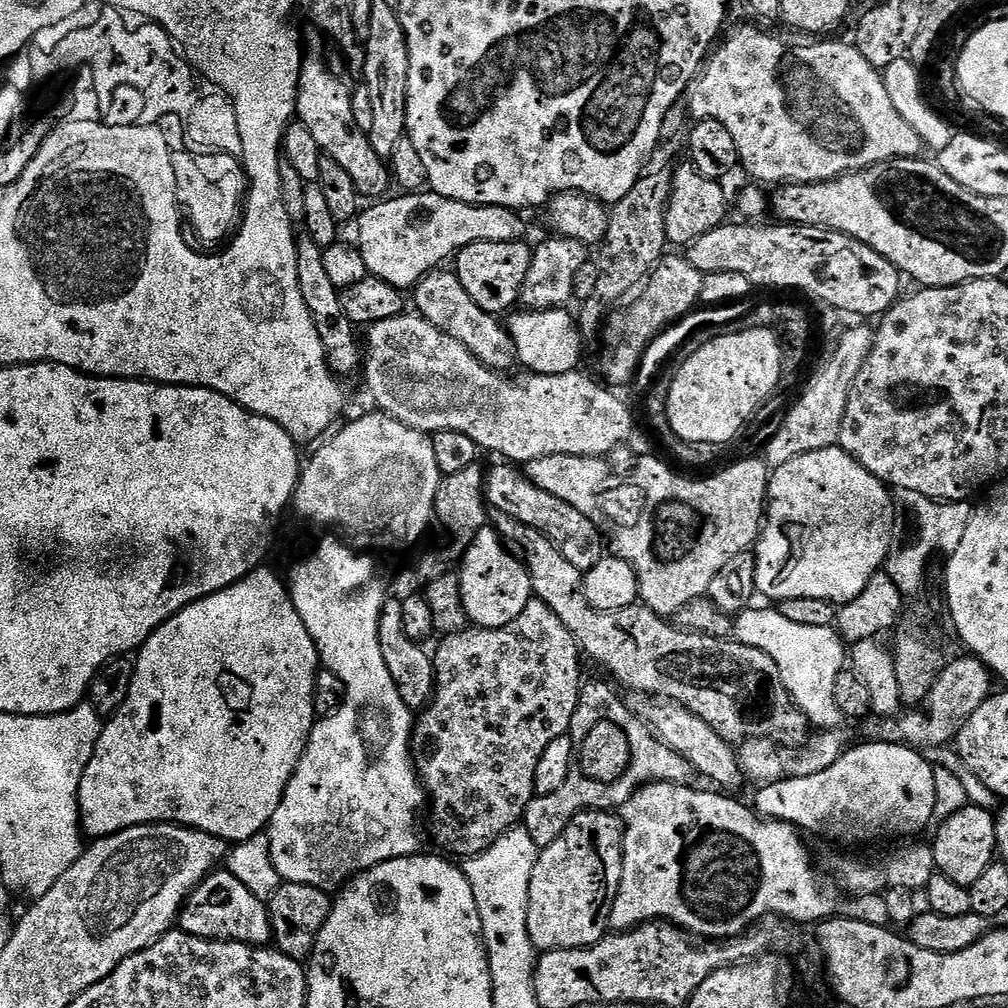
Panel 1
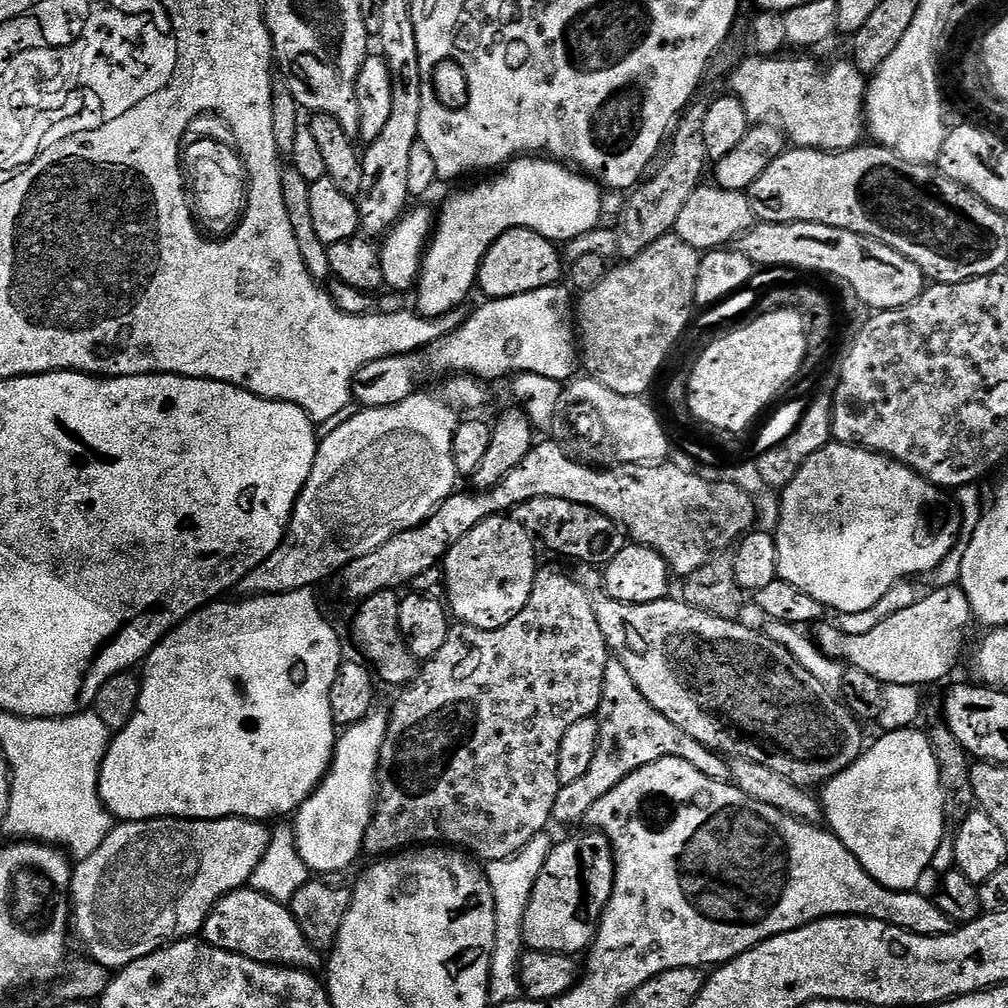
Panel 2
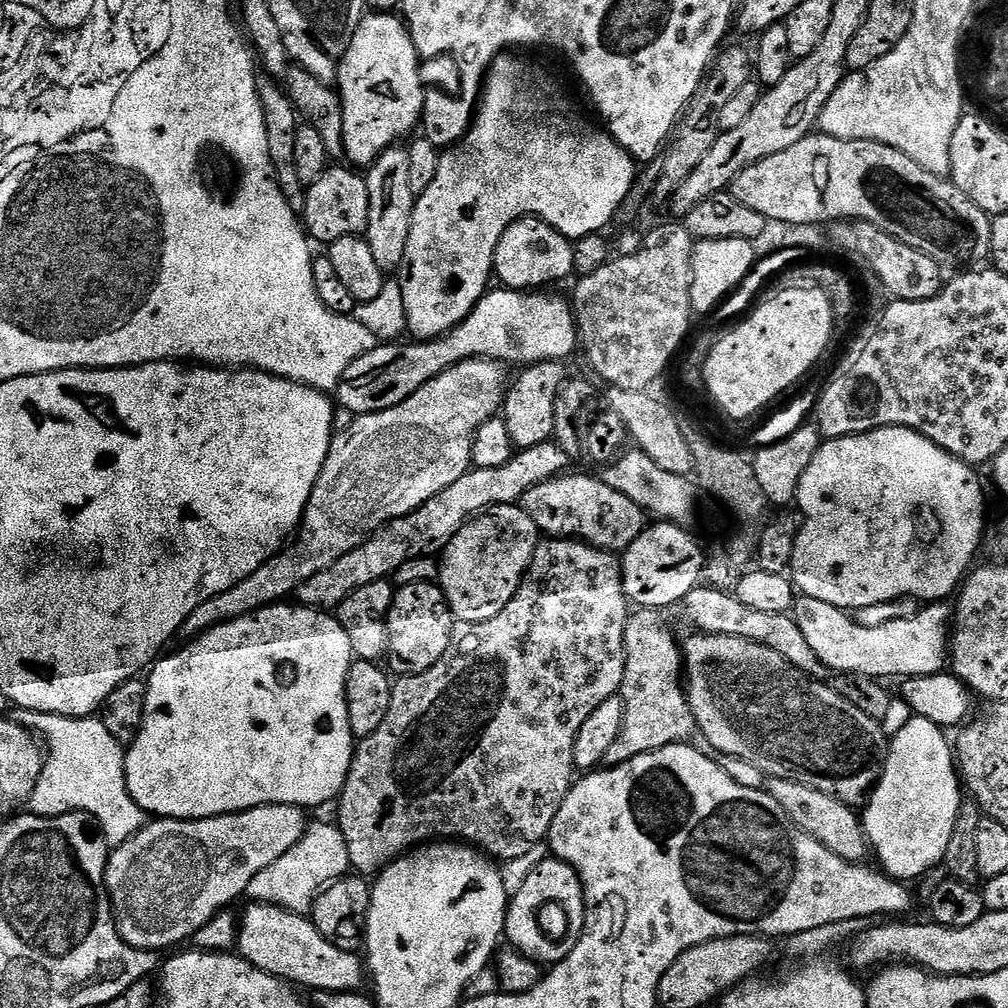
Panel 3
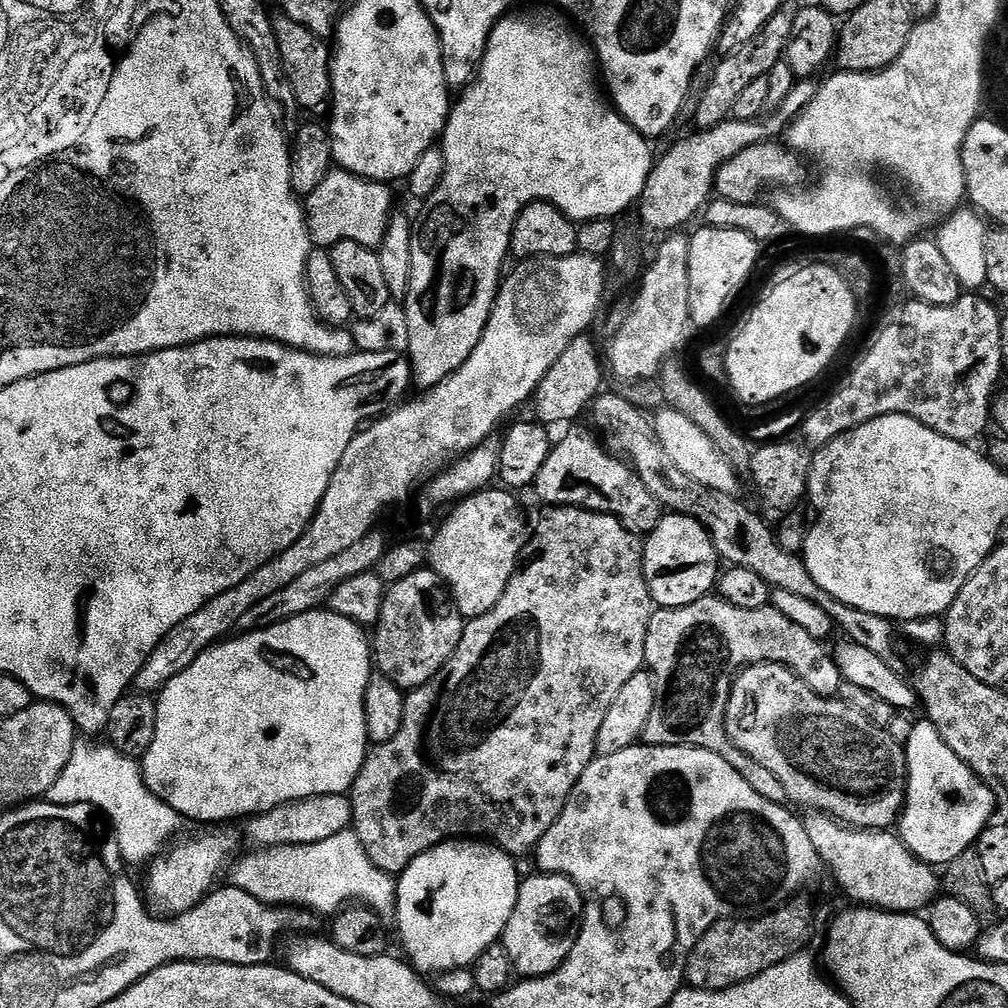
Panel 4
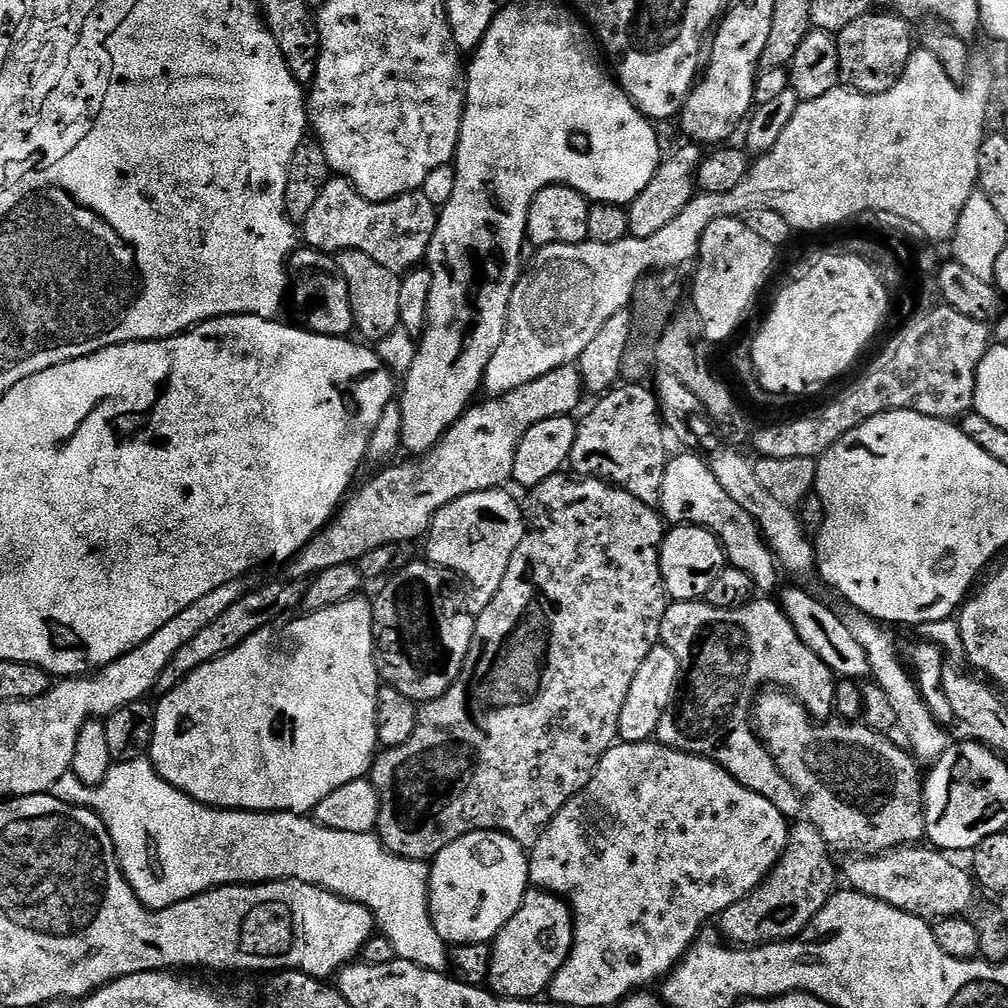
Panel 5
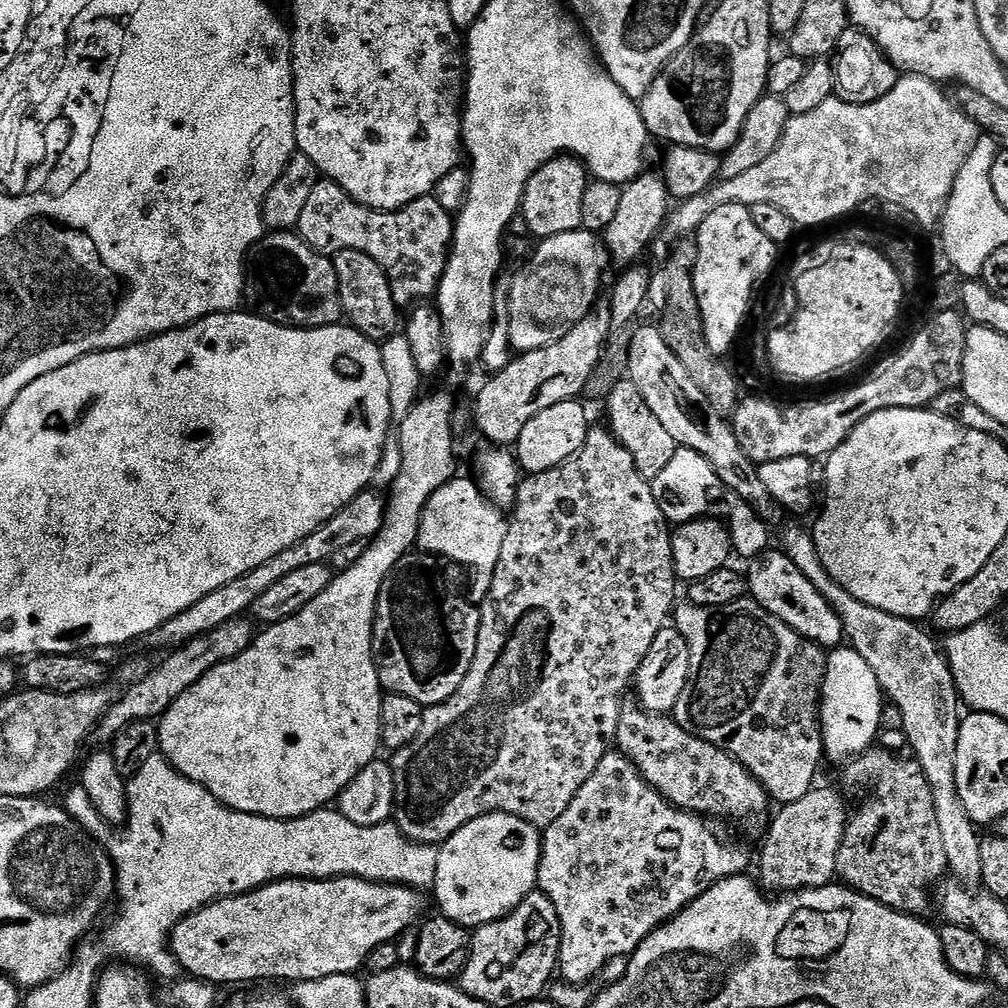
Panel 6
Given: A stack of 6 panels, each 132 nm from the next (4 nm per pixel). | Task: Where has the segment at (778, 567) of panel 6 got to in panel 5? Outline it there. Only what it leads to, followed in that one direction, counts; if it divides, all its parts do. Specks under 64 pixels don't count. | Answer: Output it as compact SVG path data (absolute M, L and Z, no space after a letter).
M785 588L779 593L778 603L787 614L788 621L794 626L798 638L802 638L802 642L806 642L806 646L810 646L810 650L814 650L814 654L818 654L822 658L822 662L826 662L828 669L835 672L837 677L867 677L870 671L866 650L862 650L862 646L858 646L854 634L850 634L850 630L846 630L840 612L836 610L831 612L818 597L811 596L804 588L788 588L785 592L784 590Z

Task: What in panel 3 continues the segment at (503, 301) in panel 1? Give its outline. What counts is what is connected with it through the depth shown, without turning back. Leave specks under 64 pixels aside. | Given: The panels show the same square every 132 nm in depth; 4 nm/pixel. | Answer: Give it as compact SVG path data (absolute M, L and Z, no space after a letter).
M523 216L515 220L498 238L492 266L495 279L501 280L508 290L540 290L543 284L556 284L574 273L573 241L536 216Z

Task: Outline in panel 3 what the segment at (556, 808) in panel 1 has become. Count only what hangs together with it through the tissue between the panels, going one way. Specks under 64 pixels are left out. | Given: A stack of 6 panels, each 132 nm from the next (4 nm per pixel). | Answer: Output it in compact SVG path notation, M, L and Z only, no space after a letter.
M636 610L628 617L624 635L624 649L628 653L622 685L624 721L618 738L614 738L614 746L610 746L604 755L604 764L621 764L630 758L638 758L638 754L653 752L671 744L690 744L706 754L706 758L722 766L722 770L726 770L726 774L735 780L751 781L751 776L757 775L754 766L714 750L714 746L710 746L708 739L696 727L688 693L682 683L682 652L678 640L676 644L671 630L660 621L660 616L661 613L656 610Z

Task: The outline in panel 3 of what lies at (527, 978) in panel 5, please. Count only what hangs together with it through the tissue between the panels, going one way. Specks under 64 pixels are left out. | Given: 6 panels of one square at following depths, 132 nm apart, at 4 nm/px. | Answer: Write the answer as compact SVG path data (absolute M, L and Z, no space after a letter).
M555 858L544 860L522 882L522 886L517 892L511 893L508 902L508 913L504 919L504 936L507 943L513 948L517 948L526 958L536 961L541 966L551 966L564 960L574 950L578 938L584 930L584 887L578 878L578 874L566 862Z

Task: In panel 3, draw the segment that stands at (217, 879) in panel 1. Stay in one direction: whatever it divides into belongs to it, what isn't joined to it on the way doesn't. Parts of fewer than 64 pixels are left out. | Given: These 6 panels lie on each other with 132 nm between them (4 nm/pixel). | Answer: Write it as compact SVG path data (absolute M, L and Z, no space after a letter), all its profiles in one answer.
M255 902L249 904L244 917L241 915L238 920L238 952L258 970L271 976L279 976L281 980L286 980L293 986L299 986L301 989L312 988L311 990L316 992L354 992L361 987L359 984L363 980L365 983L365 961L355 952L338 950L338 946L330 946L330 942L326 942L326 938L318 934L318 930L307 915L287 912L285 908L280 908L276 904Z

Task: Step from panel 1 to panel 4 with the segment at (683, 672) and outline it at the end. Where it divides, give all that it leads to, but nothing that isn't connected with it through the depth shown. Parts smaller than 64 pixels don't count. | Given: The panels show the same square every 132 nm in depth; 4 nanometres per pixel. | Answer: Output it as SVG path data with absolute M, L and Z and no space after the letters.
M750 664L736 678L726 692L723 735L742 755L765 768L784 787L793 805L825 812L849 828L888 830L899 821L908 791L905 745L841 699L814 694L800 676L783 664Z

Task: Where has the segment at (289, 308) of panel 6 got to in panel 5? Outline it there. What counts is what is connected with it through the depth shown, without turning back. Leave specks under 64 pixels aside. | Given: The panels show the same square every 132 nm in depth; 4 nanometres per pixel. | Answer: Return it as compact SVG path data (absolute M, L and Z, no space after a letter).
M300 246L293 251L290 257L290 296L292 308L296 311L296 316L301 325L314 334L323 336L343 336L347 337L353 331L352 311L350 310L348 291L344 279L340 276L340 271L336 268L336 261L327 252L317 252L315 248Z

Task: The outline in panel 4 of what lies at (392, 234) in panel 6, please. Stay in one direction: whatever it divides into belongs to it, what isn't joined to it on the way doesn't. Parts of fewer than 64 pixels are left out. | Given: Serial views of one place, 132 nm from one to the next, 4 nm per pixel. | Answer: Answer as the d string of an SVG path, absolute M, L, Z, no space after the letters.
M339 166L333 167L303 201L304 220L313 245L331 250L338 242L358 242L358 246L379 249L394 215L392 192L388 188L391 187L385 181L367 180Z

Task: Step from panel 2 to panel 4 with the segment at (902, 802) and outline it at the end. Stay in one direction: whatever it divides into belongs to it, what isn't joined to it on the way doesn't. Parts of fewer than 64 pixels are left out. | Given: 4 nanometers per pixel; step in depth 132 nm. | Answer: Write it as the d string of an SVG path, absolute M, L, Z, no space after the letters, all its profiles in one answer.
M933 727L928 732L913 731L910 740L921 744L928 752L908 752L908 791L906 803L898 821L901 842L919 860L933 866L947 866L964 851L975 845L997 811L996 796Z

